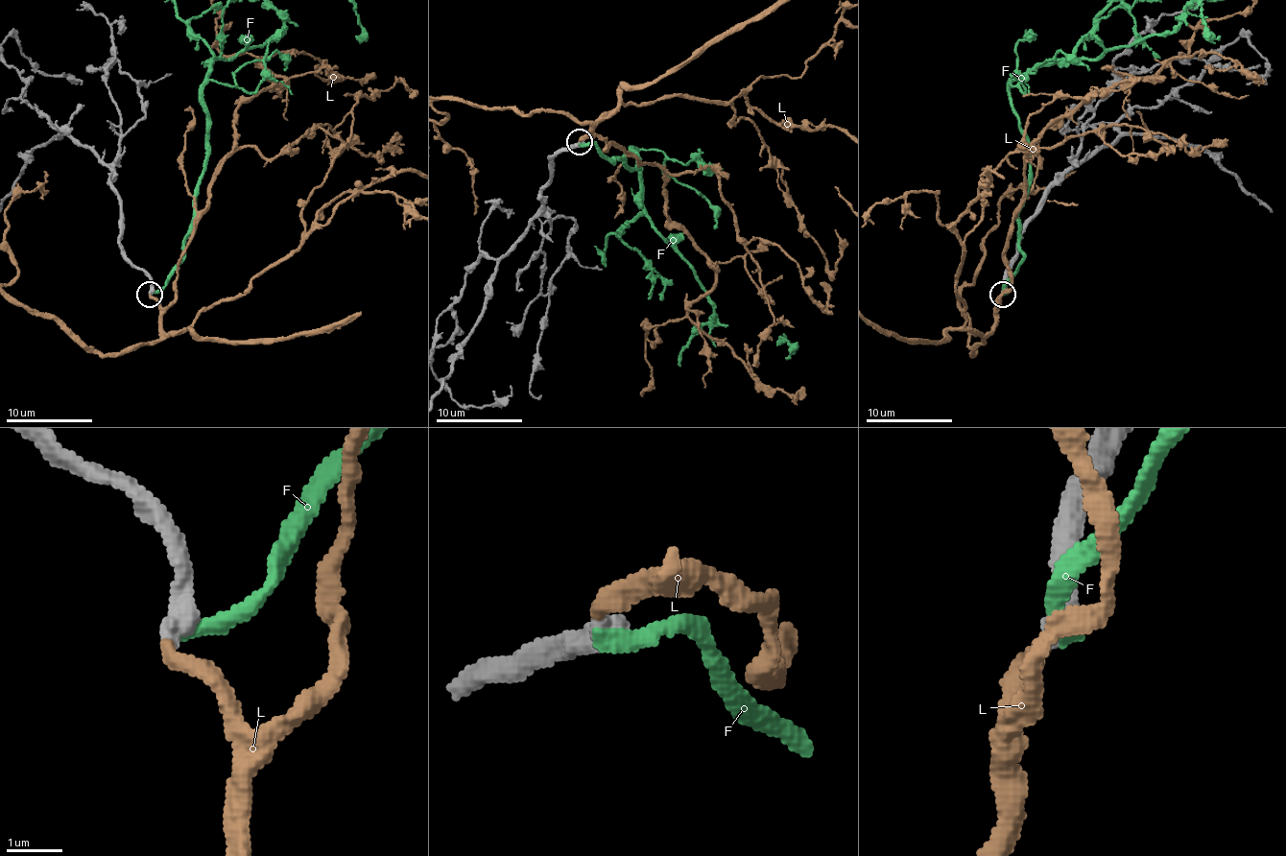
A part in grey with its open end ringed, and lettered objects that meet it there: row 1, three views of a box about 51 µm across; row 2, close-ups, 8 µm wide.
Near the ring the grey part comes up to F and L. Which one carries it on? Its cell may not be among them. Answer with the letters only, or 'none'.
L

